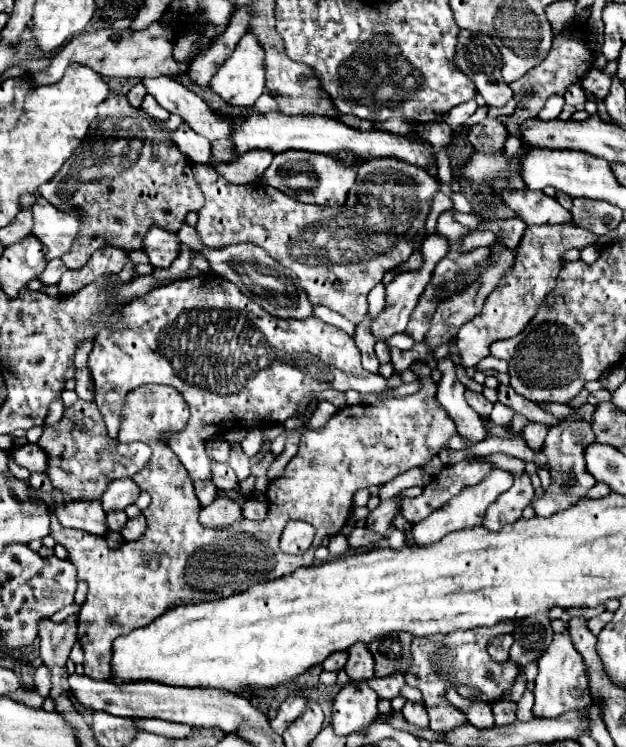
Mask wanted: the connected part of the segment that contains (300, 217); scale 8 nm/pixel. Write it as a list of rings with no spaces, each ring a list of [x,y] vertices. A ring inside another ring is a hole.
[[[396,159],[364,161],[358,167],[360,183],[355,184],[350,190],[350,195],[356,197],[359,195],[360,207],[348,207],[351,204],[350,197],[347,199],[346,205],[342,207],[342,251],[340,251],[340,245],[336,245],[336,239],[332,237],[328,227],[320,225],[322,219],[336,217],[340,213],[340,209],[336,209],[336,207],[324,209],[318,205],[300,203],[294,197],[284,195],[282,191],[278,191],[262,181],[254,181],[250,185],[232,185],[222,175],[218,175],[212,165],[192,165],[192,169],[194,169],[196,183],[200,185],[200,191],[206,199],[204,207],[198,211],[198,225],[196,225],[196,231],[200,233],[200,241],[204,245],[208,245],[210,249],[222,249],[222,247],[246,243],[246,241],[260,245],[272,259],[276,259],[280,265],[284,265],[296,273],[298,283],[308,293],[308,299],[312,301],[312,305],[324,305],[324,307],[340,313],[354,325],[360,325],[360,321],[368,313],[368,293],[372,291],[372,287],[382,281],[386,271],[398,267],[412,255],[412,243],[414,243],[416,231],[420,225],[426,223],[426,215],[430,213],[430,207],[432,207],[432,197],[440,191],[440,183],[434,177],[430,177],[426,173],[426,169],[420,169],[420,191],[418,191],[420,195],[412,195],[416,191],[418,183],[414,183],[414,177],[406,177],[406,165],[402,161],[396,161]],[[352,249],[358,251],[358,263],[346,263],[346,259],[350,259]]]

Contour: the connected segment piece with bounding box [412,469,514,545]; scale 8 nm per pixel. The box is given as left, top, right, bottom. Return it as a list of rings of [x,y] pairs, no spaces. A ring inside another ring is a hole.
[[[492,469],[492,473],[488,473],[488,477],[484,477],[484,481],[464,487],[456,497],[452,497],[448,503],[444,503],[444,507],[440,507],[438,511],[434,511],[432,515],[428,515],[424,521],[418,521],[412,527],[412,535],[416,545],[430,545],[434,541],[440,541],[440,537],[458,531],[458,529],[466,529],[466,527],[474,527],[474,525],[482,525],[484,513],[488,509],[490,503],[494,503],[498,499],[500,493],[504,493],[508,487],[512,487],[514,483],[514,475],[502,469]]]

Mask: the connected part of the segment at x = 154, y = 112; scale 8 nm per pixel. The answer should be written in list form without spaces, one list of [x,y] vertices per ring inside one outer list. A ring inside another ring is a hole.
[[[146,95],[146,99],[144,99],[144,103],[142,103],[142,109],[150,115],[150,117],[154,117],[154,119],[168,119],[168,111],[166,109],[162,109],[160,105],[158,105],[158,102],[152,95]]]

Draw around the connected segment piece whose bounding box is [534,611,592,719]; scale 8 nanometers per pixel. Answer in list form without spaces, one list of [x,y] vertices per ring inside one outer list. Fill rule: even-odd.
[[[564,611],[560,619],[566,629],[562,633],[554,635],[550,647],[538,659],[538,677],[536,677],[536,687],[534,687],[534,699],[536,699],[534,701],[534,717],[554,719],[554,717],[562,715],[564,711],[588,707],[592,701],[592,697],[588,693],[588,669],[568,633],[568,621],[572,617]]]

